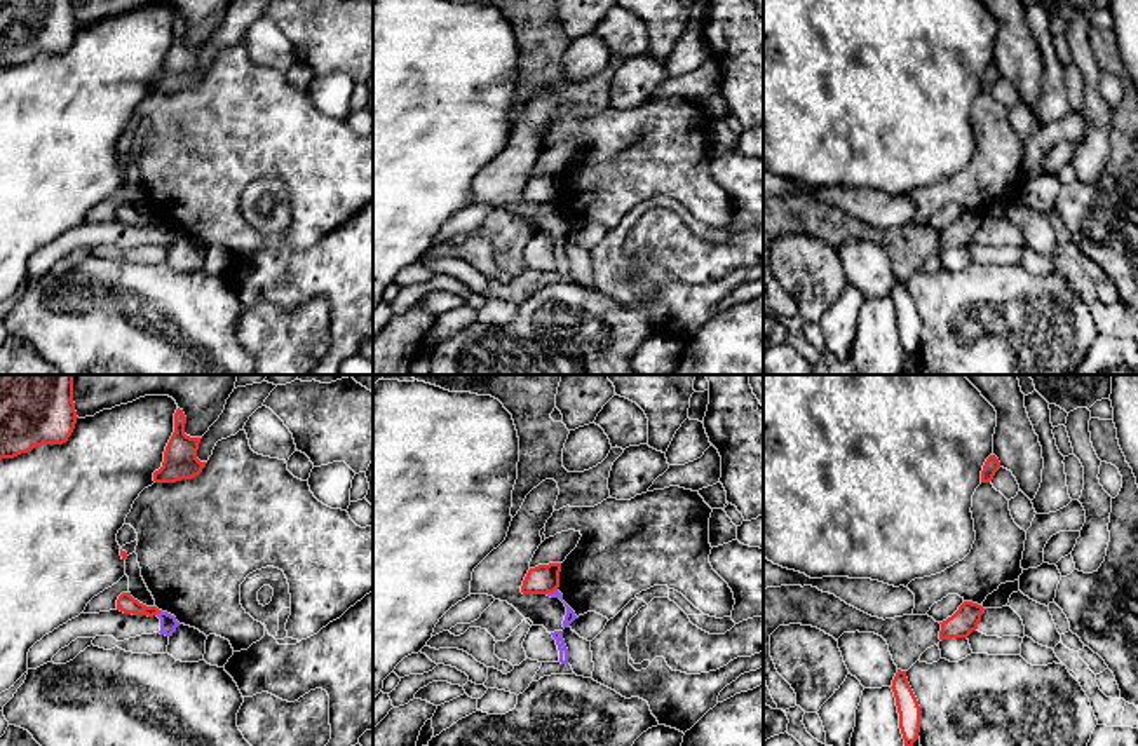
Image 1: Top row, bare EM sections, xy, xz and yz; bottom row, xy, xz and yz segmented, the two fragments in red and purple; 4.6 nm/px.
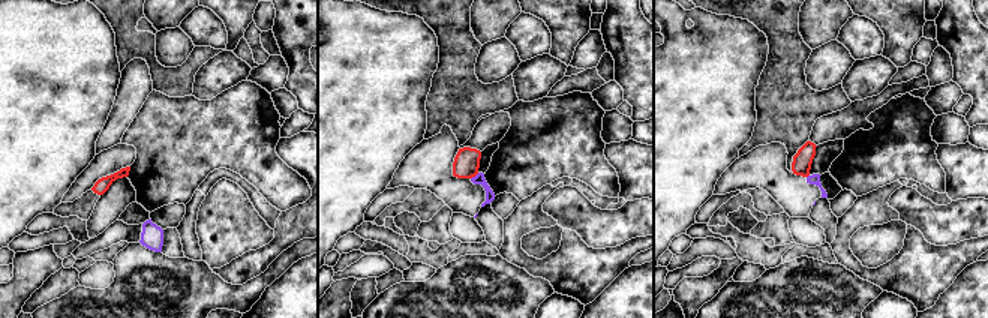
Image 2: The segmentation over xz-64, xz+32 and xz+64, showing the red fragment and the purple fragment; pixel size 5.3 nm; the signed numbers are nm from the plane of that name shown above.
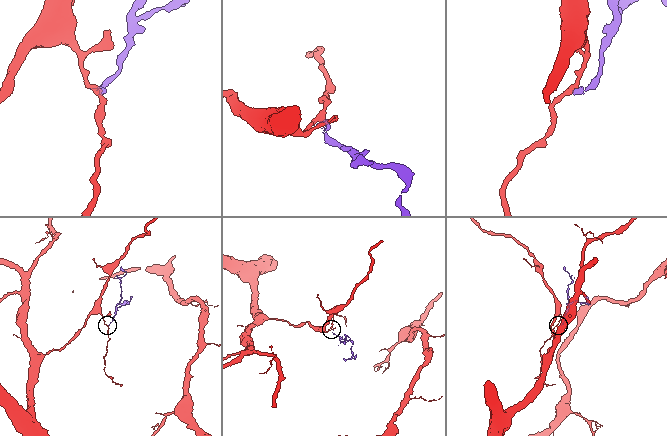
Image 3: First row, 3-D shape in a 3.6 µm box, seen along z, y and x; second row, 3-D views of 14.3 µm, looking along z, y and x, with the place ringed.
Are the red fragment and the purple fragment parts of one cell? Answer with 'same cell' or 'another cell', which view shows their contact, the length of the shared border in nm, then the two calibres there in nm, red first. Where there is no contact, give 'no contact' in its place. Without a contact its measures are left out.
another cell; contact in xz; length 60 nm; calibres 140 and 50 nm

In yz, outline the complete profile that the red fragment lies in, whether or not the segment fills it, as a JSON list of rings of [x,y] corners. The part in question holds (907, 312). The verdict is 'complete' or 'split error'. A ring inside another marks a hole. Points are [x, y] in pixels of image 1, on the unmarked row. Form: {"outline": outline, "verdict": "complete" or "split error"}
{"outline": [[[898,279],[892,289],[892,302],[899,322],[899,338],[904,349],[906,363],[918,349],[920,342],[920,315],[908,293],[906,281]]], "verdict": "complete"}

